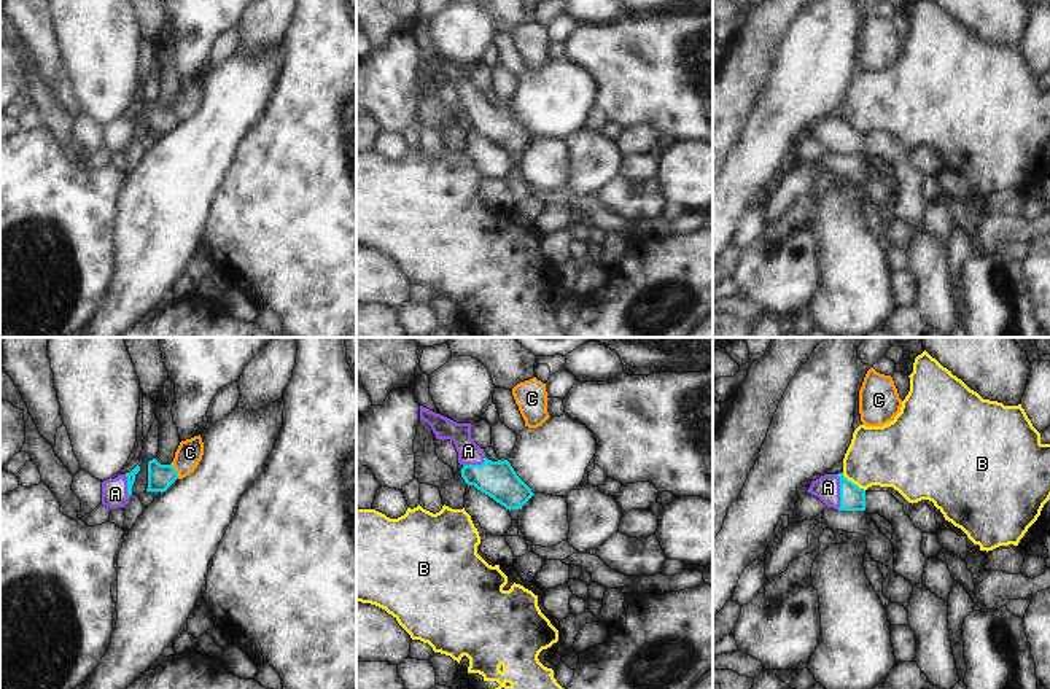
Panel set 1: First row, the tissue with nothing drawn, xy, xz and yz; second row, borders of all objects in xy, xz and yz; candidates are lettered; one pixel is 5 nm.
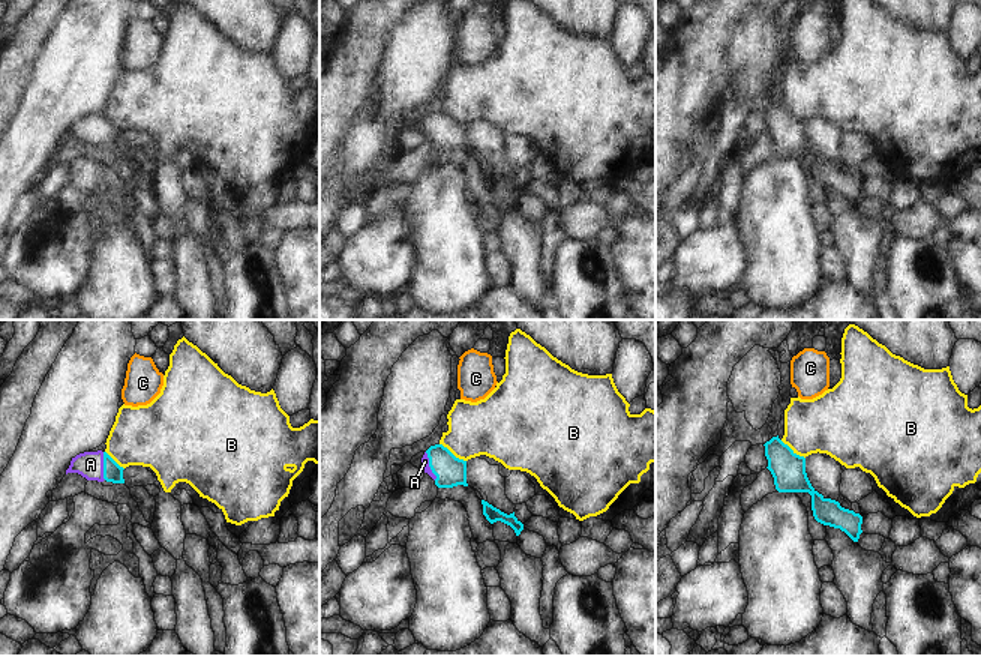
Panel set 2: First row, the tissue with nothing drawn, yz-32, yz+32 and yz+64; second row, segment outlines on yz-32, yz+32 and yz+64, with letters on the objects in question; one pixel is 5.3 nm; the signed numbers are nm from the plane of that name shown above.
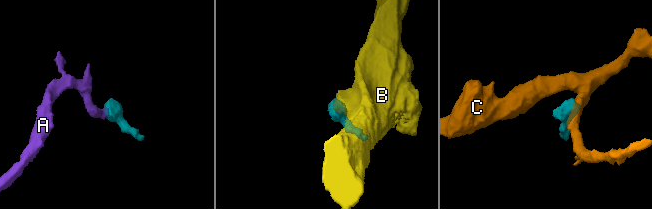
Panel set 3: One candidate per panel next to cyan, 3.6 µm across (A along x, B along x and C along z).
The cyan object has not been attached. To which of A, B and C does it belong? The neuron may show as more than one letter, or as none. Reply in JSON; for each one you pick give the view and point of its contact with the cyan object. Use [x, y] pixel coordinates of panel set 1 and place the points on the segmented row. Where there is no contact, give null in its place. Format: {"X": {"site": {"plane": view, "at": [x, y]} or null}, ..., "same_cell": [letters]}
{"A": {"site": {"plane": "yz", "at": [840, 492]}}, "same_cell": ["A"]}

